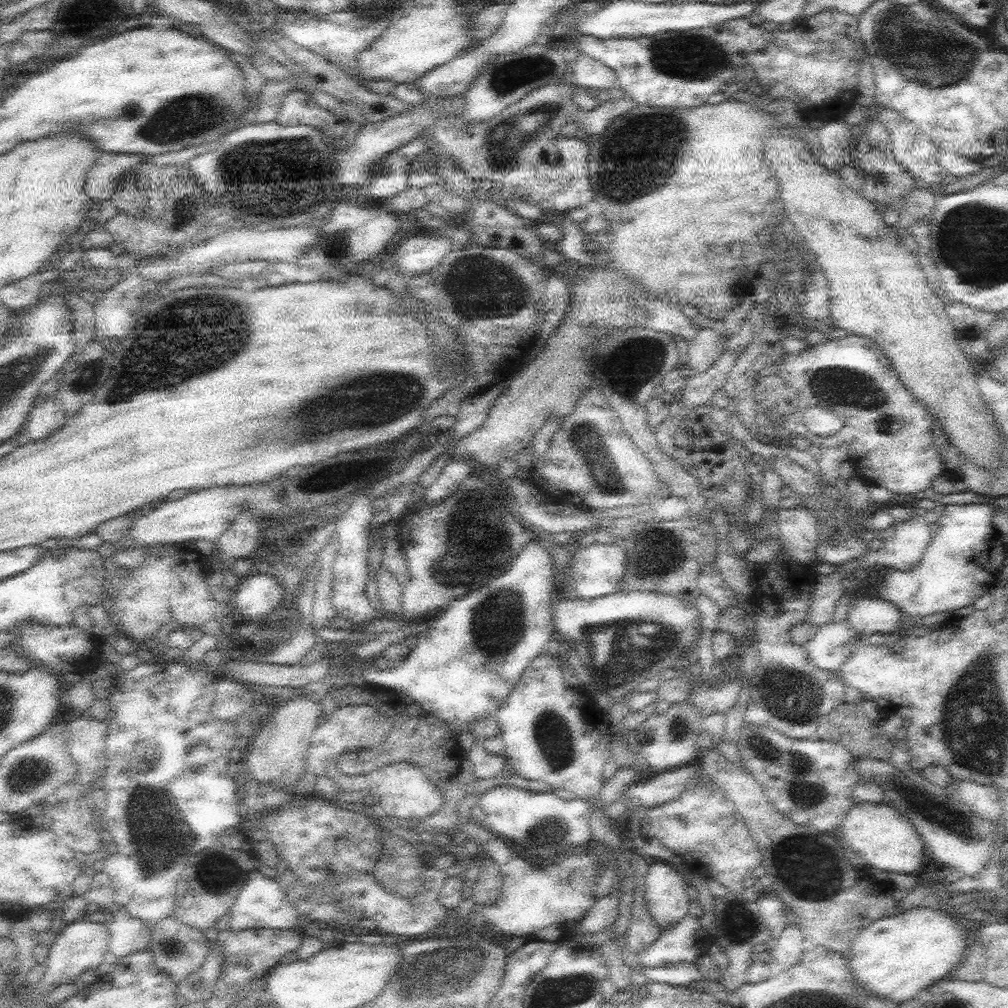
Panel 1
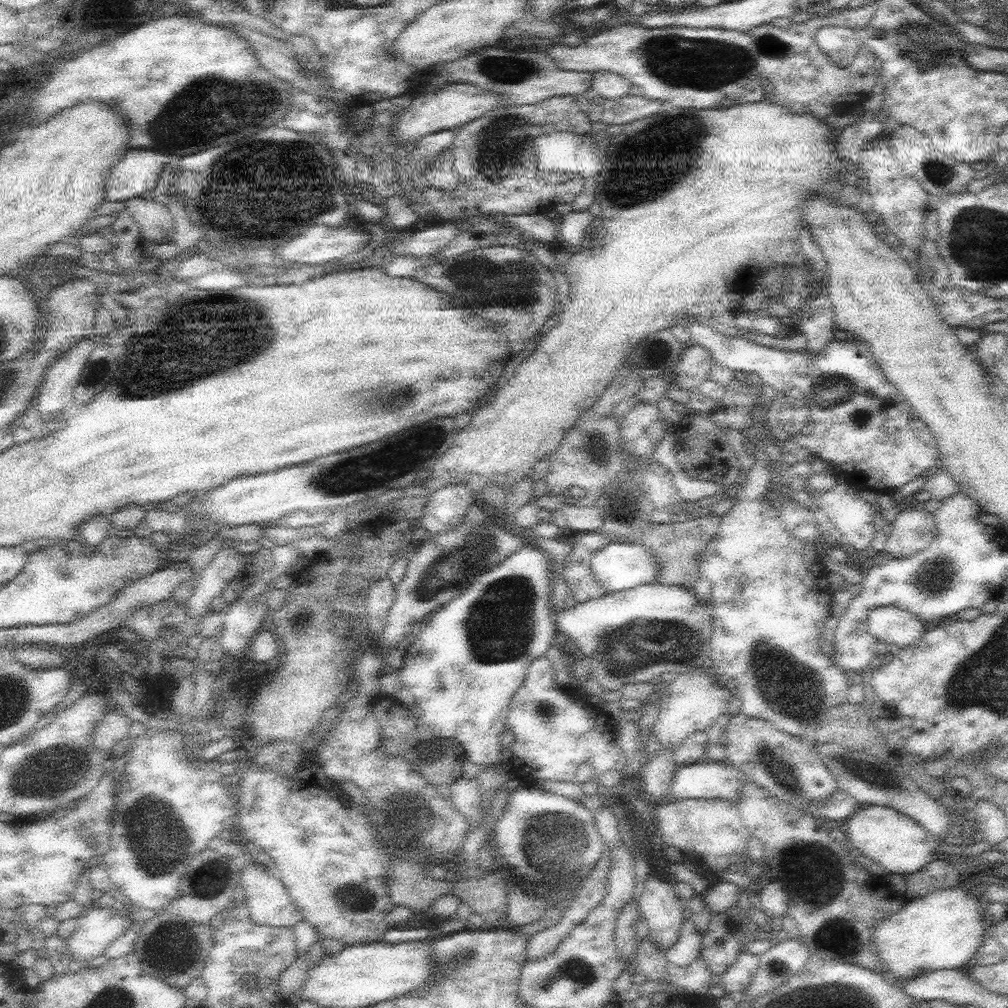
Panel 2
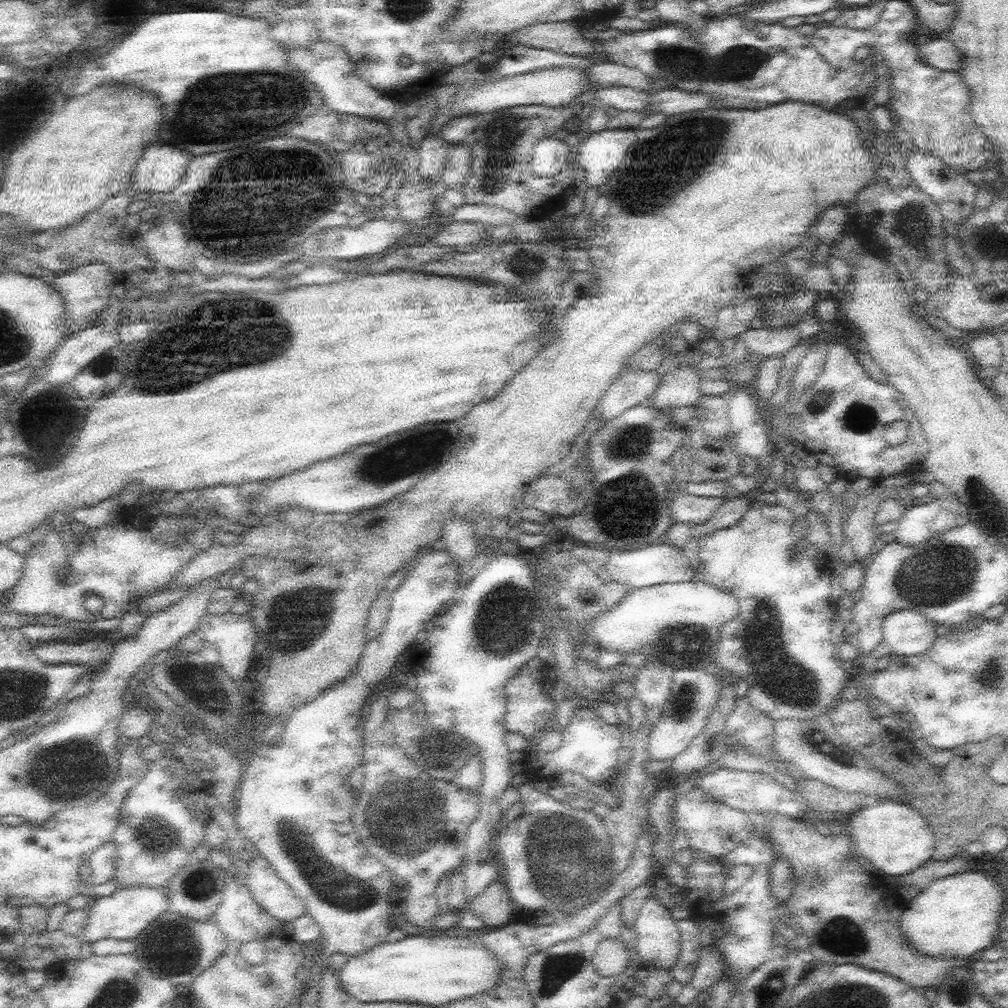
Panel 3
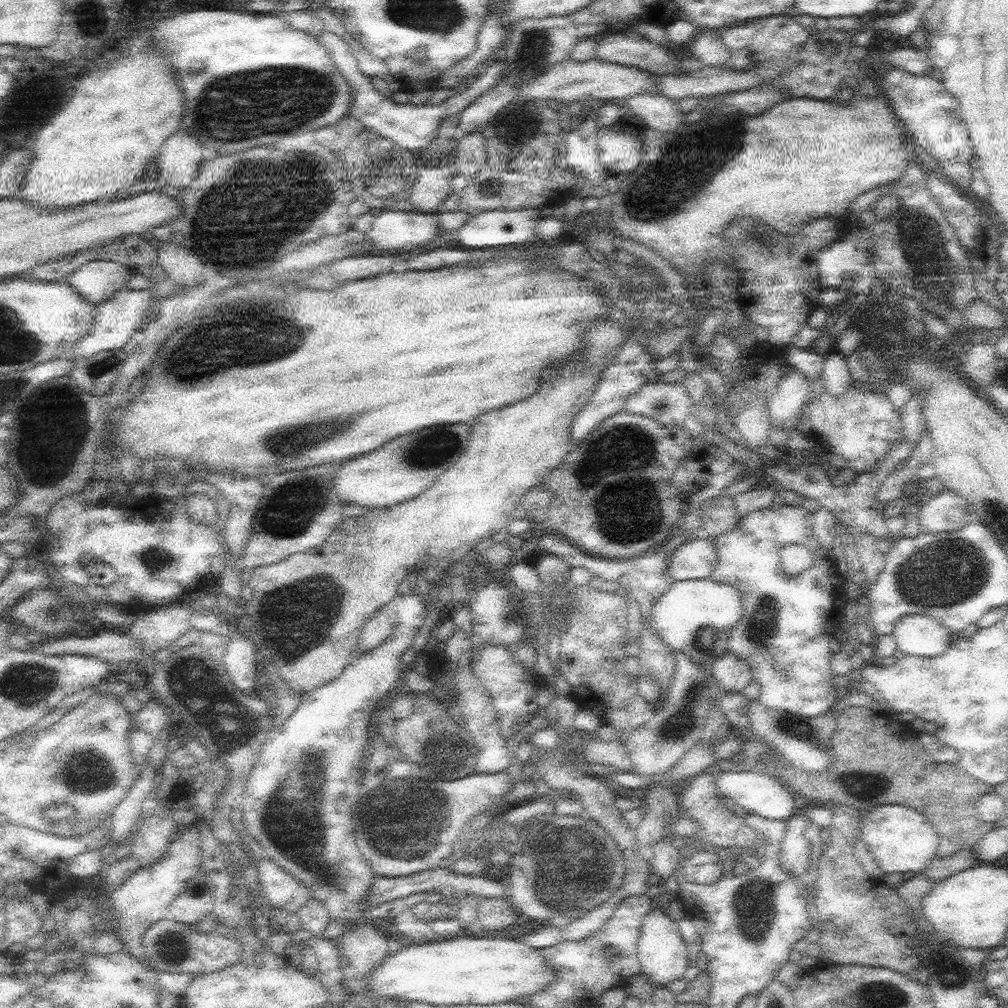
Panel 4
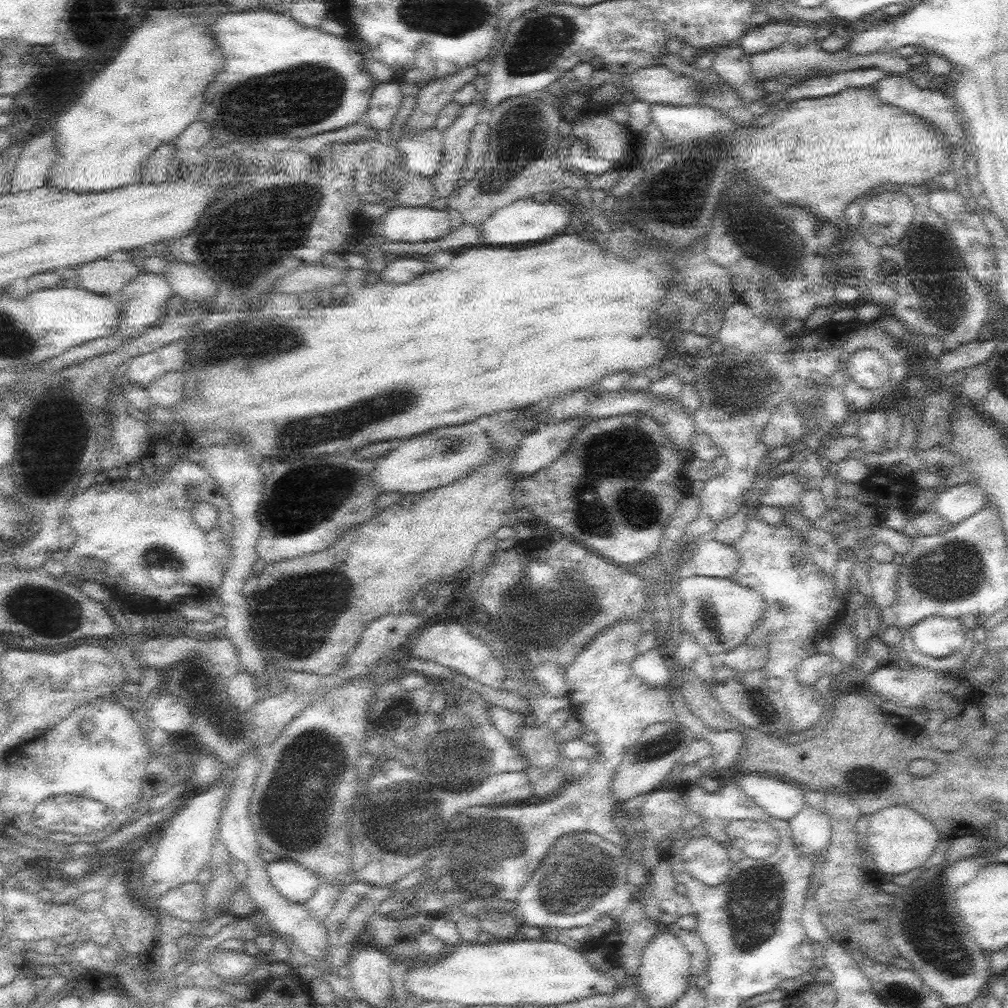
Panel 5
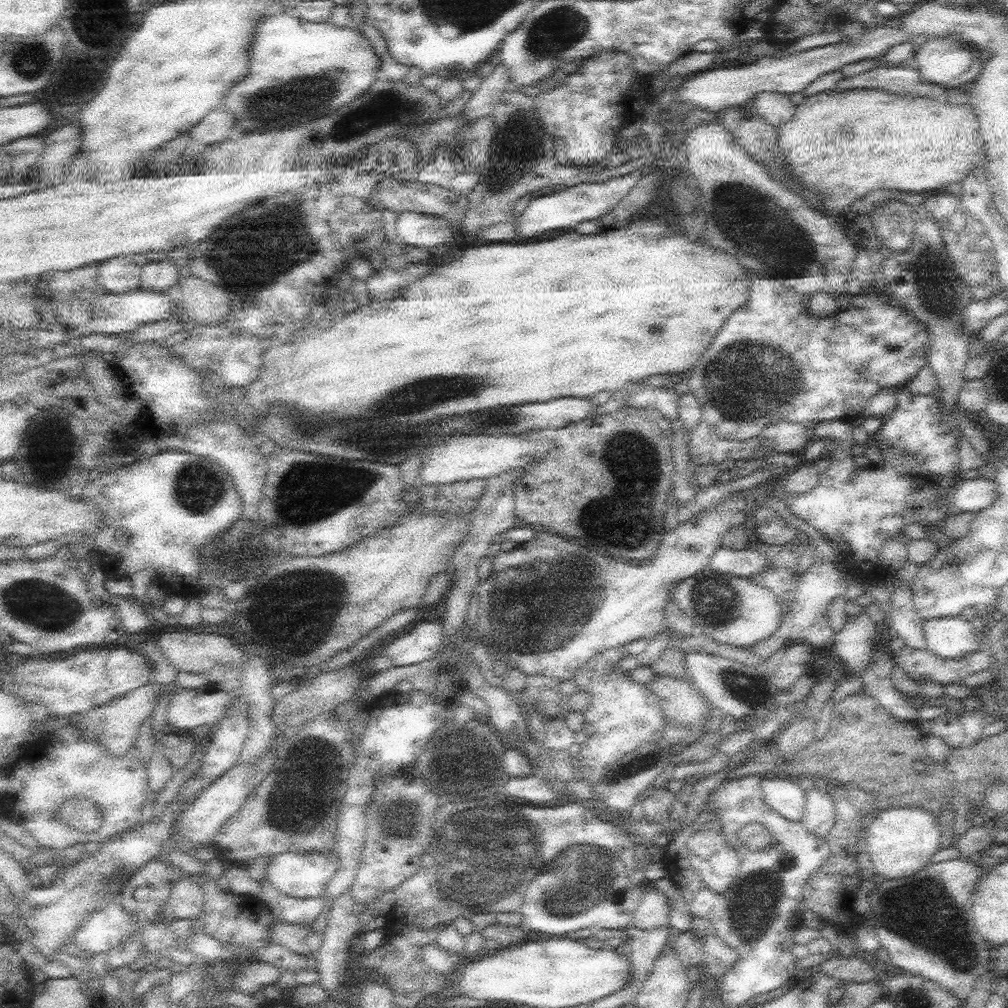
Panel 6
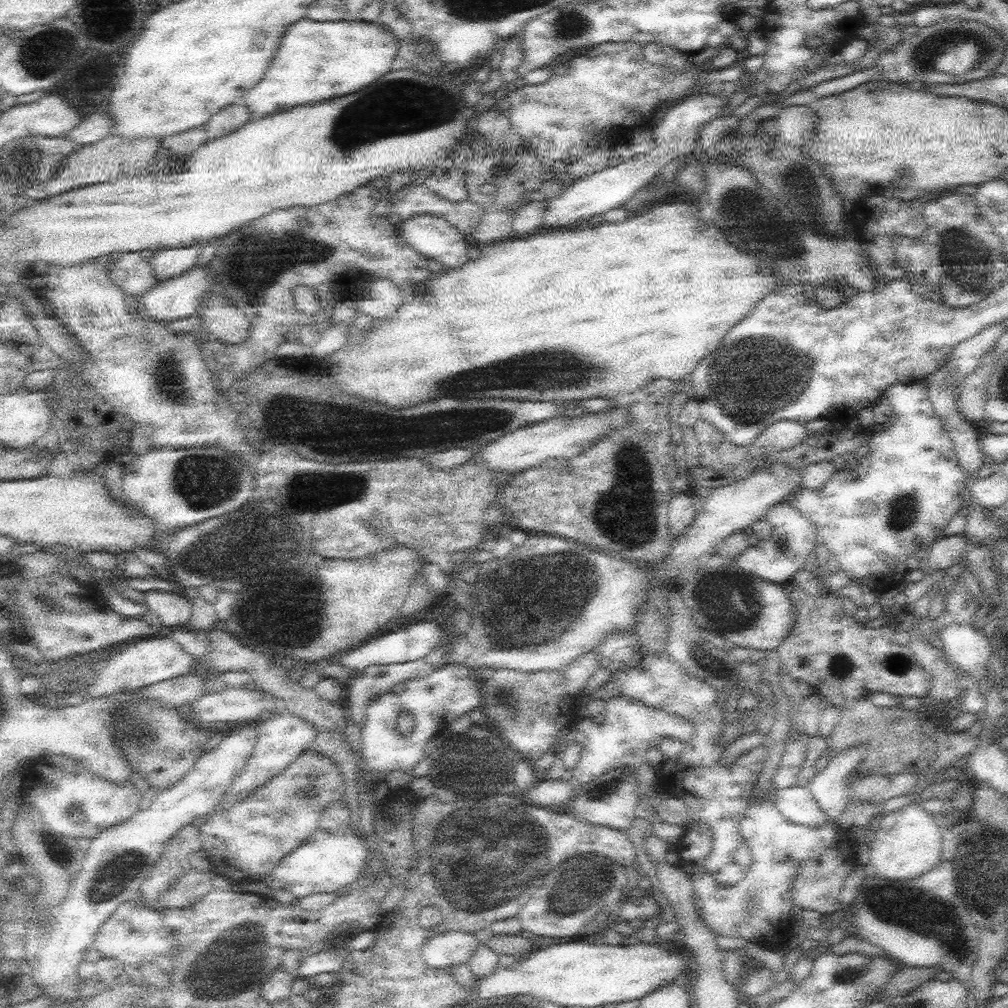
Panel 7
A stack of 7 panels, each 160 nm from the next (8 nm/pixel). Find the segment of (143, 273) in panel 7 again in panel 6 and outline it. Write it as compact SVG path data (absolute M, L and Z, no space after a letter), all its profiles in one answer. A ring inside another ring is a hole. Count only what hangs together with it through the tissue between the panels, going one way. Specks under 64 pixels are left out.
M133 255L119 256L99 263L99 281L108 293L124 294L140 289L142 271Z

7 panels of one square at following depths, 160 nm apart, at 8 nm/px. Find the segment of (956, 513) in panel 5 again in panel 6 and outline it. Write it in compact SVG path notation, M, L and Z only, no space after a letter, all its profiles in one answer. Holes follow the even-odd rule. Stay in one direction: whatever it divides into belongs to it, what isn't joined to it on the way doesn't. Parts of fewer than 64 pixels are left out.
M986 478L962 479L952 492L952 513L980 512L996 502L996 482Z

